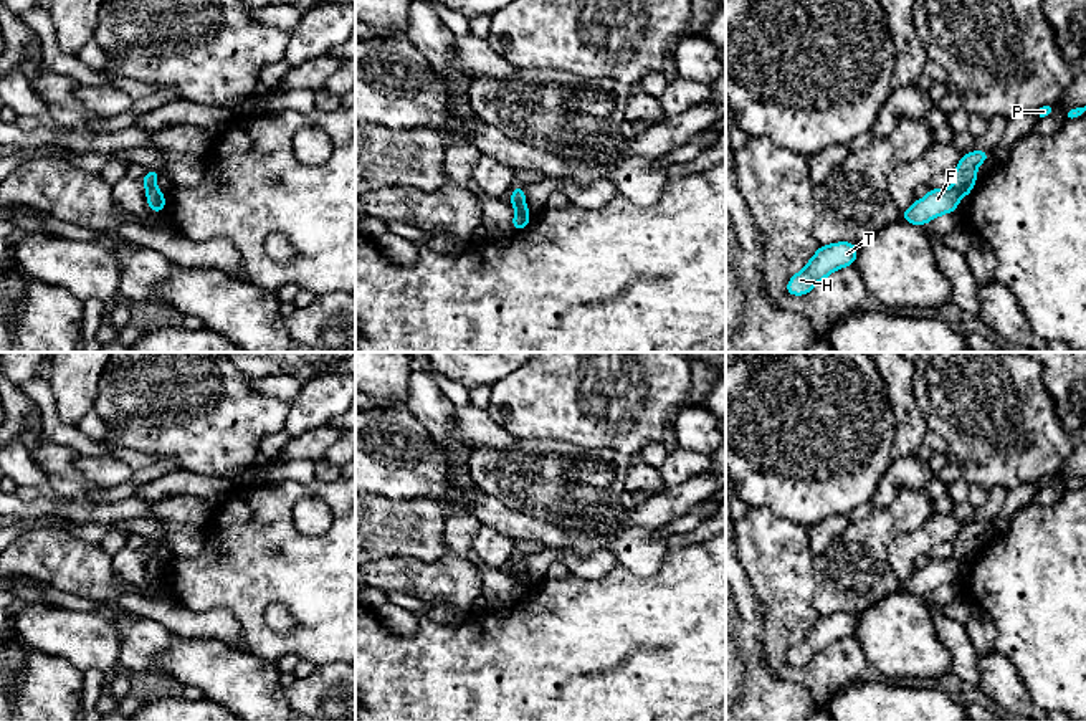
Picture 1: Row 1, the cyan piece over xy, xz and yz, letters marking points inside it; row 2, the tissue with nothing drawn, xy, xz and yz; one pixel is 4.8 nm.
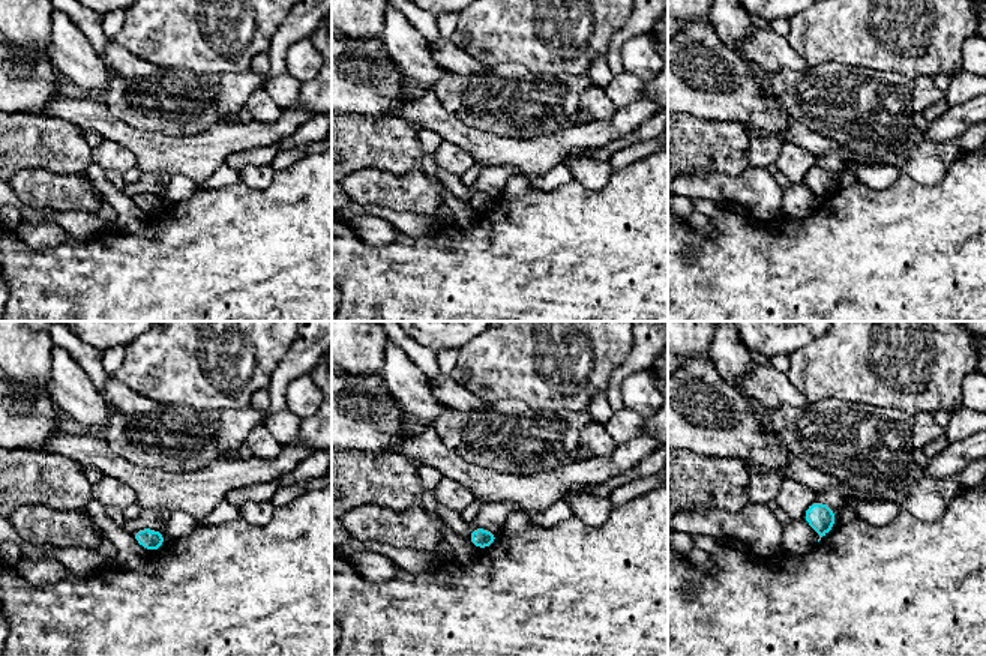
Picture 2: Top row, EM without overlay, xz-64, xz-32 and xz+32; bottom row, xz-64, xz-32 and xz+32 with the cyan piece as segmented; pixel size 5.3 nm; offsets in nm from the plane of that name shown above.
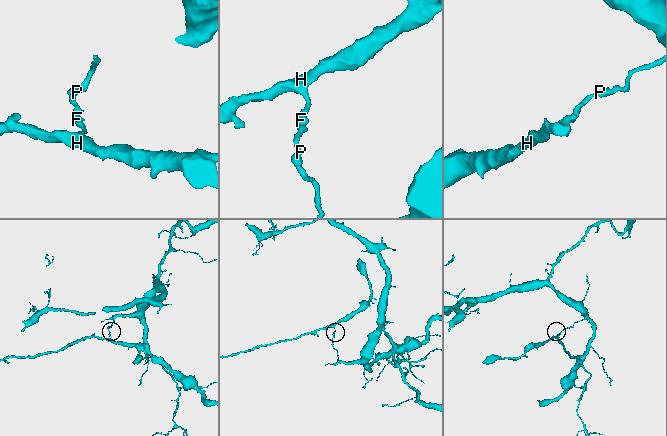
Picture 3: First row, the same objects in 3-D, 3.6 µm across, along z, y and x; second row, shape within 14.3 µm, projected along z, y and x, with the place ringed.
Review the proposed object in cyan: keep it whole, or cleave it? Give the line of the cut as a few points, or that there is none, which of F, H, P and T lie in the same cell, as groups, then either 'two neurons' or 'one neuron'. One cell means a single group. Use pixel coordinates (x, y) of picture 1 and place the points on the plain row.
cut in xz along (516, 577), (528, 584); F H T / P; two neurons

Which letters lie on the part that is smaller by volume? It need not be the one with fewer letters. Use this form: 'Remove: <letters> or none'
Remove: F, H, T

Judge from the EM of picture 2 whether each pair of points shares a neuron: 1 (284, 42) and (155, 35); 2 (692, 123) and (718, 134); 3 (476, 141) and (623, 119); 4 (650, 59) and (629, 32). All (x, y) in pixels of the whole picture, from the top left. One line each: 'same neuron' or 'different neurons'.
1: different neurons
2: same neuron
3: same neuron
4: different neurons

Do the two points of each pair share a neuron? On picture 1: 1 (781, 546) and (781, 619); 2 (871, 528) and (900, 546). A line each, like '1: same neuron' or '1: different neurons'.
1: same neuron
2: different neurons

